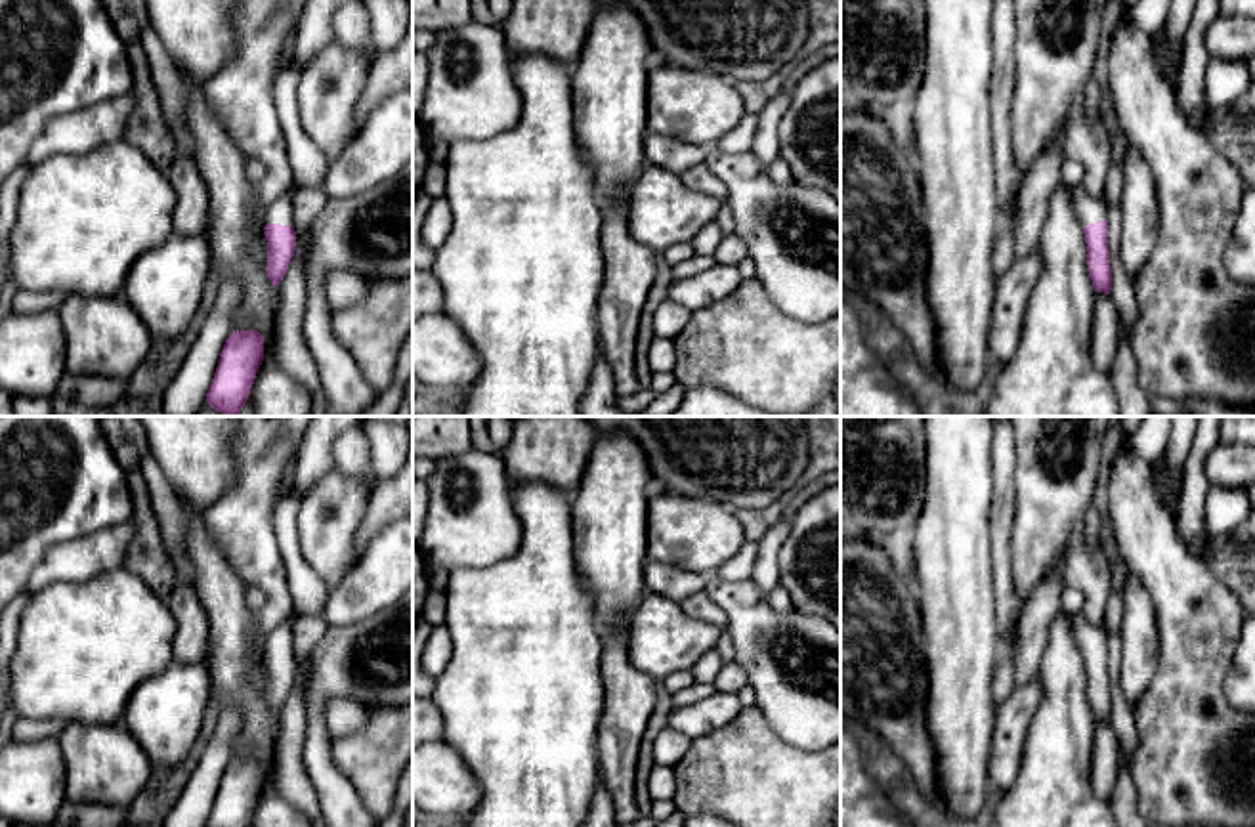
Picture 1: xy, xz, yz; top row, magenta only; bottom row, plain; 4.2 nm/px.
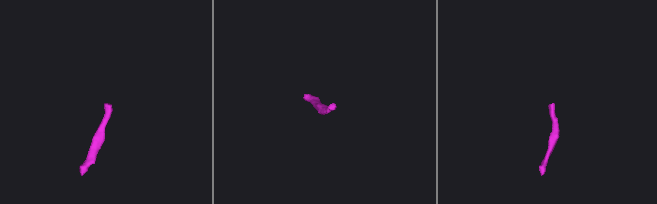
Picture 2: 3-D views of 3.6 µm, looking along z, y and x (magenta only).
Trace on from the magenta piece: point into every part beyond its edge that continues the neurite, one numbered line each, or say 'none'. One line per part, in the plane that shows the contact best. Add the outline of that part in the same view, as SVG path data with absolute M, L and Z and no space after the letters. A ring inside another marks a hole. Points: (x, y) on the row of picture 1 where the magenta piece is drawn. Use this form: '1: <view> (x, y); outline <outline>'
1: xy (279, 211); outline M292 185L288 191L281 193L264 212L266 223L292 225L292 199L290 193L298 185Z

